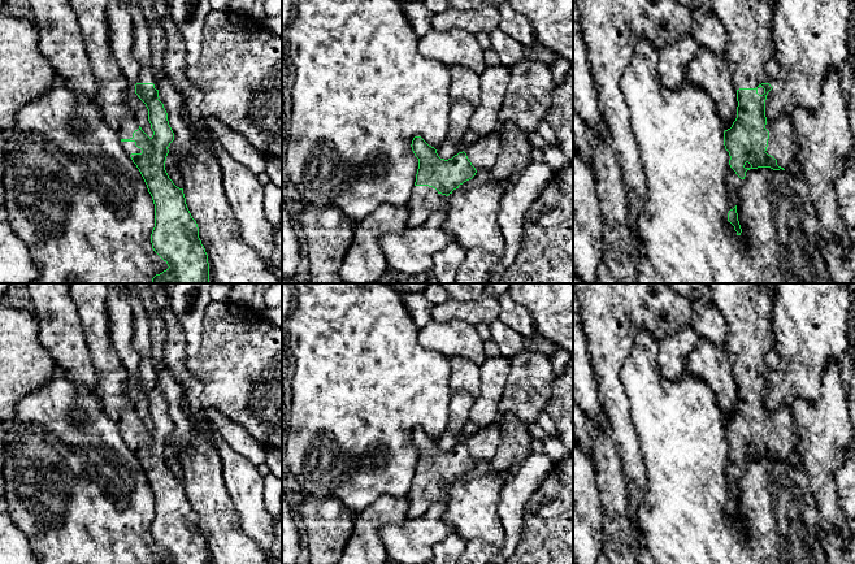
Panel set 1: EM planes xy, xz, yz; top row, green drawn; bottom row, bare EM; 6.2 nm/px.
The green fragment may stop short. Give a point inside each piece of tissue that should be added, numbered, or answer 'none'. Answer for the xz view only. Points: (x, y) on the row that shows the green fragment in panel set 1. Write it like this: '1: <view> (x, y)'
1: xz (424, 200)

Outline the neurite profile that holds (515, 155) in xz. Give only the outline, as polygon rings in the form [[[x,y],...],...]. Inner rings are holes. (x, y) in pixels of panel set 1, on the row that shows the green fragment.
[[[512,121],[502,123],[498,133],[500,153],[495,166],[490,170],[490,181],[508,187],[533,161],[531,144],[525,131]]]

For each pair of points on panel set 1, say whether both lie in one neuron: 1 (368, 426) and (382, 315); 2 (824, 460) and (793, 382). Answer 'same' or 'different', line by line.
1: same
2: different

